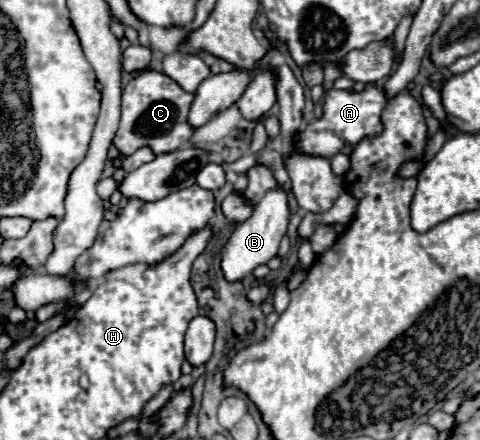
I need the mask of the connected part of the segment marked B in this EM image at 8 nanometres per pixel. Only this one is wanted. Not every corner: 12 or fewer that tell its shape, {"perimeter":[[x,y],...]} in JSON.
{"perimeter":[[268,191],[222,249],[222,271],[240,281],[268,263],[286,235],[288,195]]}

